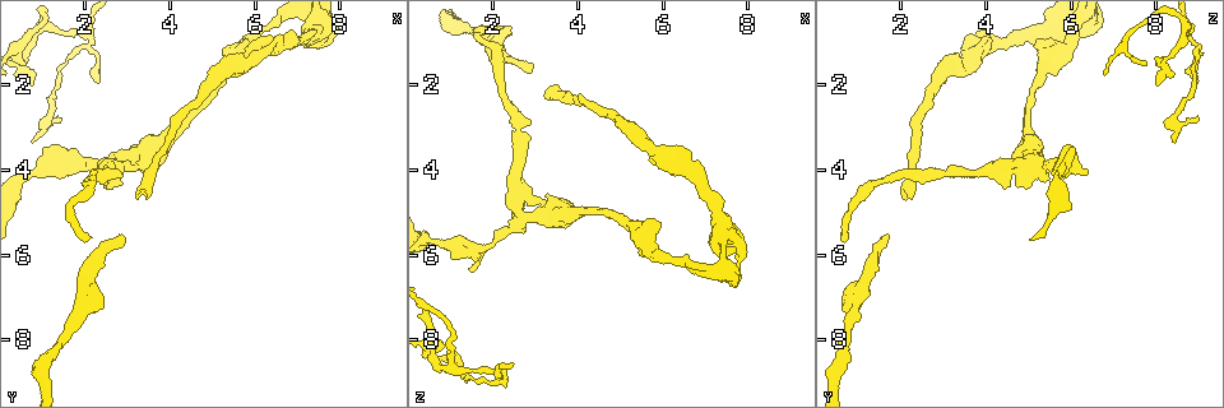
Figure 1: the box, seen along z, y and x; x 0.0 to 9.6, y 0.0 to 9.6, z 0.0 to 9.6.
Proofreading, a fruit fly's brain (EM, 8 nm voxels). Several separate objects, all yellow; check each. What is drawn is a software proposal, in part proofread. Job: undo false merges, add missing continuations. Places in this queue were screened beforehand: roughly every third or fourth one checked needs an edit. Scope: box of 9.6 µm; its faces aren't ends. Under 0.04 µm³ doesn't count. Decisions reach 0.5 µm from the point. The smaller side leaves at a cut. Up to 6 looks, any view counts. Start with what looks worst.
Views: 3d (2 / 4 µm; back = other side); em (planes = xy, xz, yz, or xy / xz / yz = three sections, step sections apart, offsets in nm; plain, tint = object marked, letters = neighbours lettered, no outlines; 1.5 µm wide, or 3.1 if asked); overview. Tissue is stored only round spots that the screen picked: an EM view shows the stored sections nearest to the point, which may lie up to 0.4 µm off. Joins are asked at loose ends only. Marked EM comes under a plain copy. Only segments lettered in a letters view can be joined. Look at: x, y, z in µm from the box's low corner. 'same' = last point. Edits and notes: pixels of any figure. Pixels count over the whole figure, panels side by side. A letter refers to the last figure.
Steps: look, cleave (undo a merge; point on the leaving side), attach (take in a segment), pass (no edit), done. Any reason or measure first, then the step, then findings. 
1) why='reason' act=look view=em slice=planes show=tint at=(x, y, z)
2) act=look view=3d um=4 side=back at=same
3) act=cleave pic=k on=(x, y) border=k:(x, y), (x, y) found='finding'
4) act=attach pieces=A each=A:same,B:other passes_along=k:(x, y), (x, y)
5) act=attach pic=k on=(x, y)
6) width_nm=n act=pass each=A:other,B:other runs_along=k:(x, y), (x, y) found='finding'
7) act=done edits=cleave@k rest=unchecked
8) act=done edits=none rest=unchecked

why='a fork' act=look view=3d um=2 at=(2.70, 3.80, 5.10)

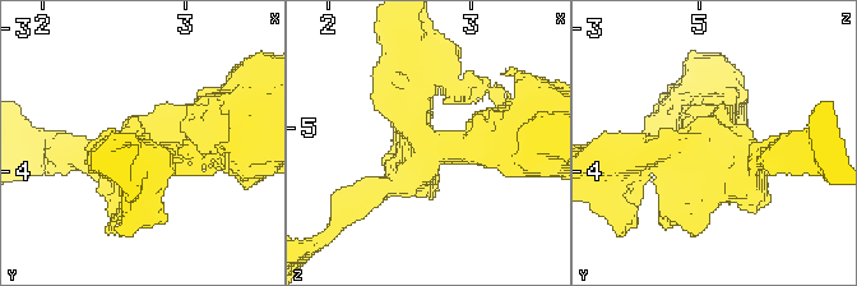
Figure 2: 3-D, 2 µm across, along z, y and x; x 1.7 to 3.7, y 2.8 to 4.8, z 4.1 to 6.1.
why='need the tissue' act=look view=em slice=xz step=8 show=tint at=(2.70, 3.80, 5.12)

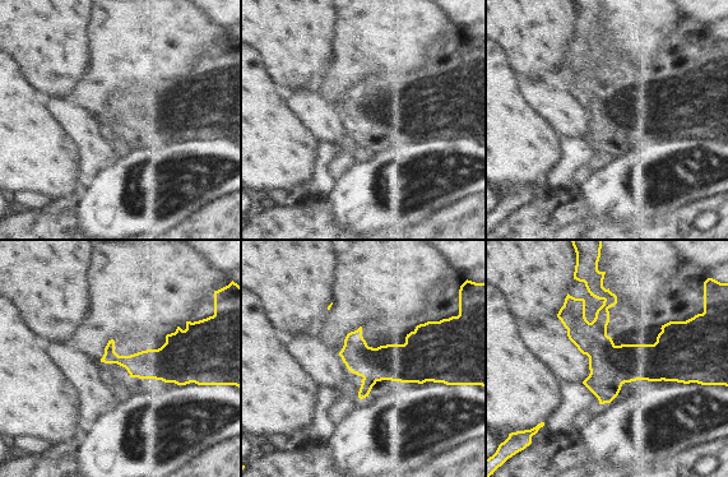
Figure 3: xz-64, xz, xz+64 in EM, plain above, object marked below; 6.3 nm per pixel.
why='see the neighbours' act=look view=em slice=xz step=8 show=letters at=same

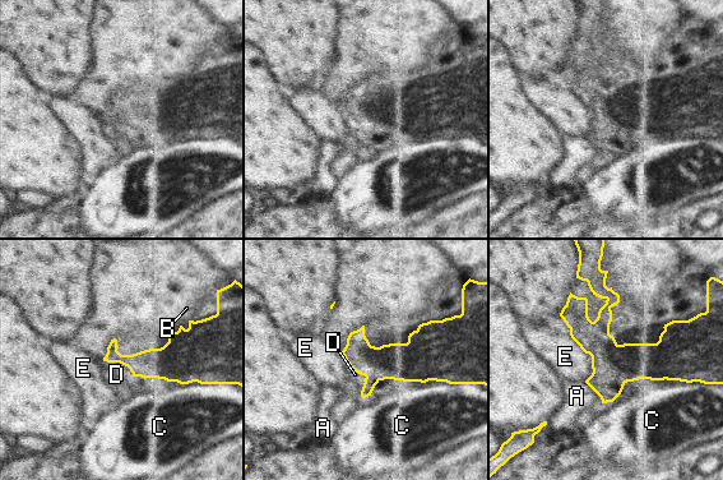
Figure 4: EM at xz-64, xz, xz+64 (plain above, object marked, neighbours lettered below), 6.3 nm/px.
act=pass each=A:other,B:other,C:other,D:other,E:other runs_along=4:(564, 313), (613, 358), (687, 358) found='continuous, no second neuron'

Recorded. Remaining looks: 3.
why='three arms meet' act=look view=3d um=2 at=(2.05, 0.85, 8.75)

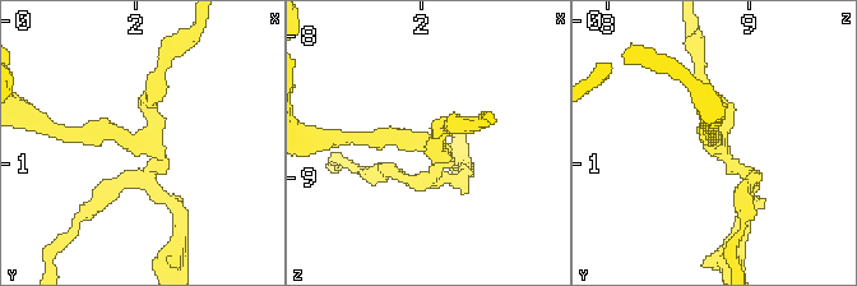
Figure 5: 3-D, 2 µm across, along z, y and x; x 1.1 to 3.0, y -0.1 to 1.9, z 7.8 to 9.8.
act=look view=em slice=planes show=letters at=(2.02, 0.86, 8.76)

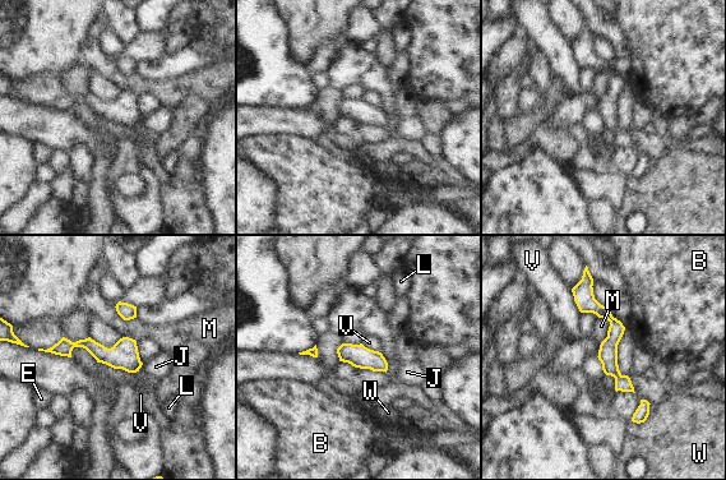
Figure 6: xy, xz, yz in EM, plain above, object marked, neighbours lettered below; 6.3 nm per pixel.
width_nm=130 act=pass each=B:other,E:other,J:other,L:other,M:other,V:other,W:other border=6:(570, 289), (574, 303), (581, 312) found='all the same neuron'

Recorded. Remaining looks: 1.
act=done edits=none rest=unchecked

